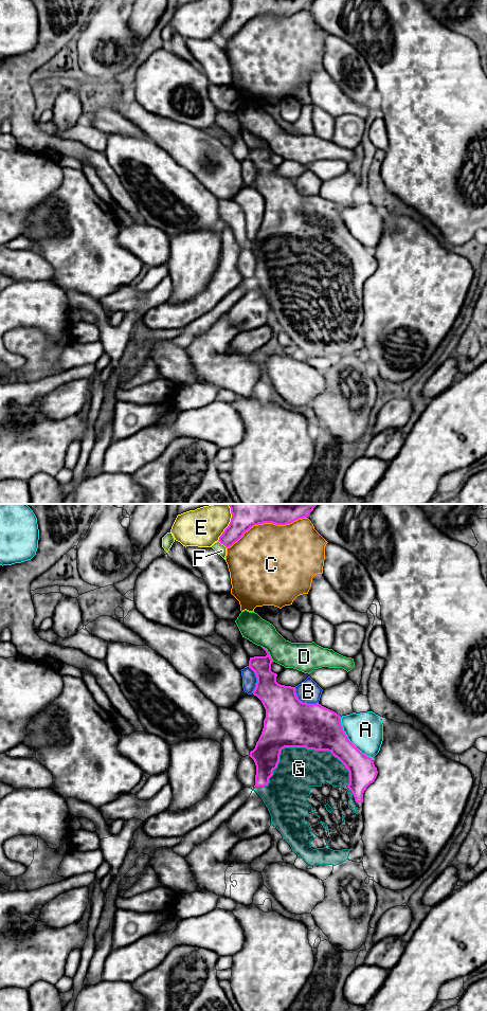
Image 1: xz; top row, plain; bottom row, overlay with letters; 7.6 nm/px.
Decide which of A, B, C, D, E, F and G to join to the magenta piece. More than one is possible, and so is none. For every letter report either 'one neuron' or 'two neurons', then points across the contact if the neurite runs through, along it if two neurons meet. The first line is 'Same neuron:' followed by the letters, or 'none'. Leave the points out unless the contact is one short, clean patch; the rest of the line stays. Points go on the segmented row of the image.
Same neuron: G
A: two neurons
B: two neurons
C: two neurons
D: two neurons; border xz (262, 646), (273, 661)
E: two neurons
F: two neurons
G: one neuron

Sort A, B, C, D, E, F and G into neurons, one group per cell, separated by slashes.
A / B / C / D / E / F / G

